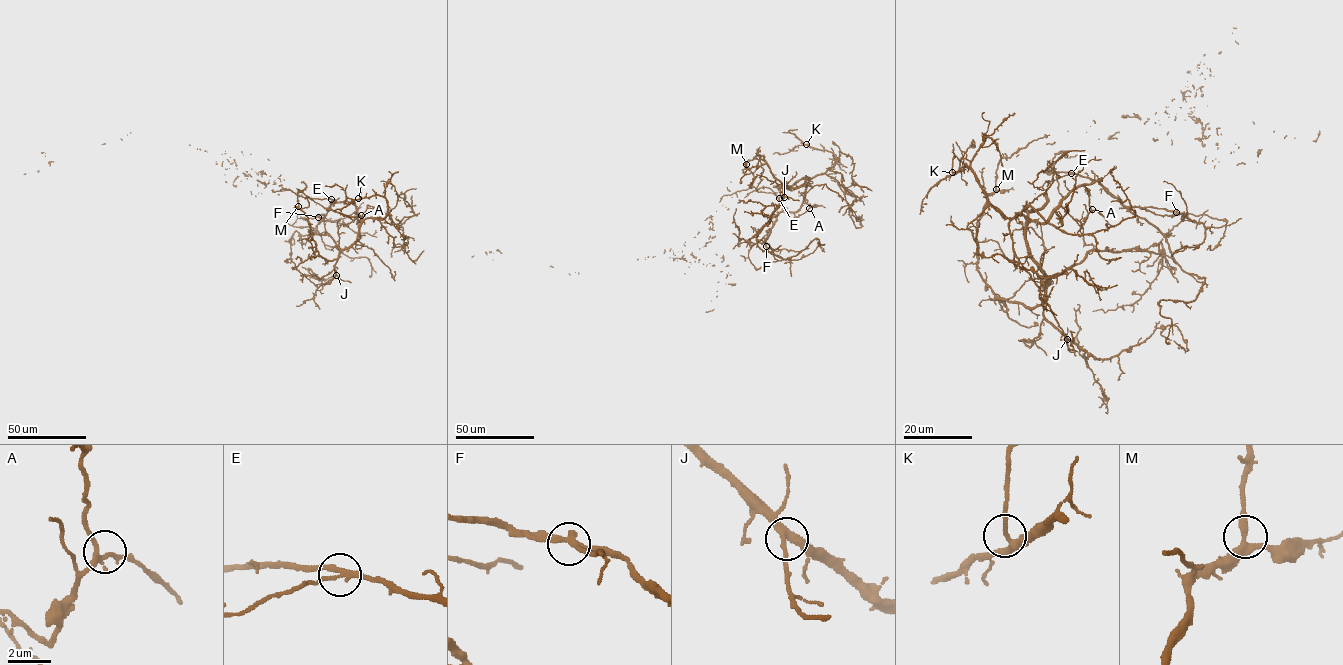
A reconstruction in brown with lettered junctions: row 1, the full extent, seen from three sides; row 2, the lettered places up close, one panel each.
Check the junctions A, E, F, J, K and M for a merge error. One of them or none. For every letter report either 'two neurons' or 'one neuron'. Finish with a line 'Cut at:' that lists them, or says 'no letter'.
A: one neuron
E: one neuron
F: one neuron
J: one neuron
K: one neuron
M: one neuron
Cut at: no letter

